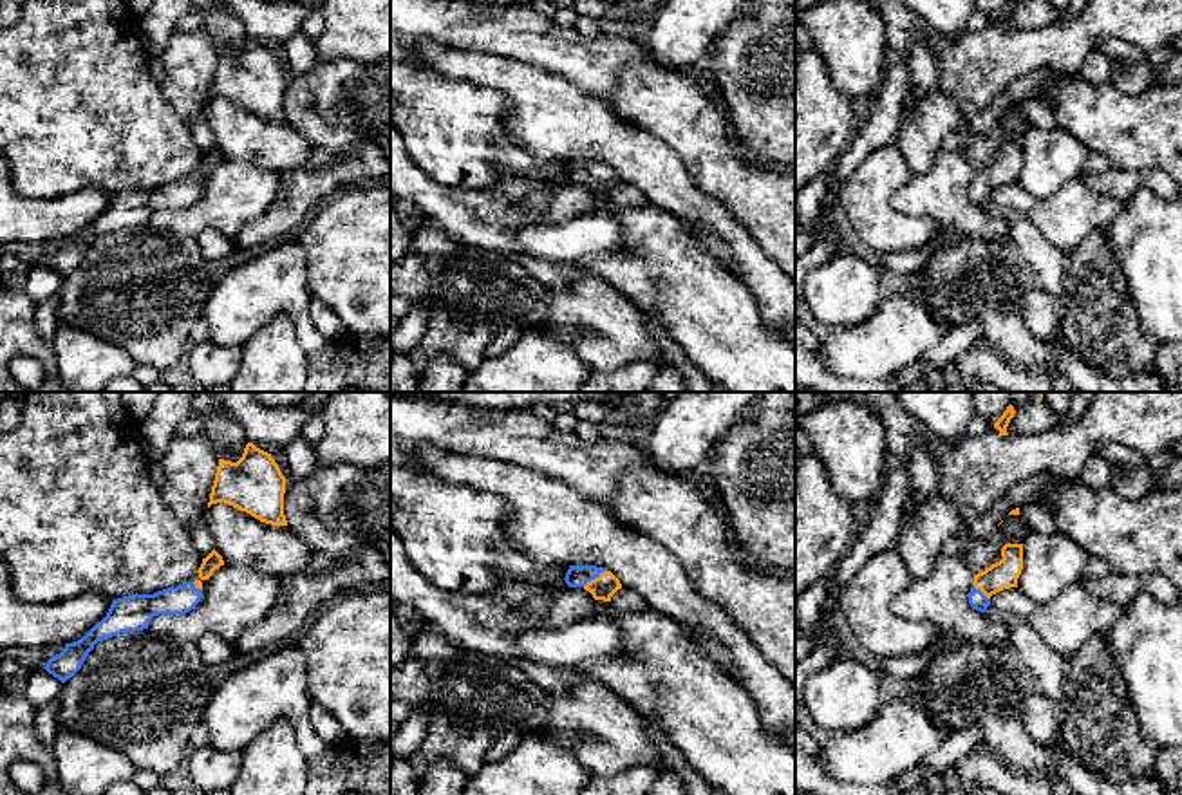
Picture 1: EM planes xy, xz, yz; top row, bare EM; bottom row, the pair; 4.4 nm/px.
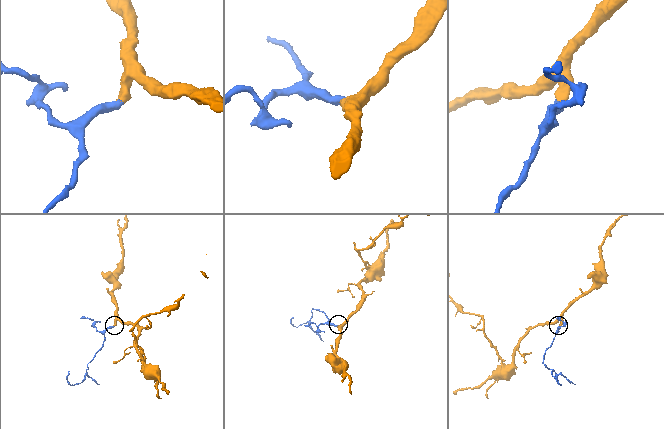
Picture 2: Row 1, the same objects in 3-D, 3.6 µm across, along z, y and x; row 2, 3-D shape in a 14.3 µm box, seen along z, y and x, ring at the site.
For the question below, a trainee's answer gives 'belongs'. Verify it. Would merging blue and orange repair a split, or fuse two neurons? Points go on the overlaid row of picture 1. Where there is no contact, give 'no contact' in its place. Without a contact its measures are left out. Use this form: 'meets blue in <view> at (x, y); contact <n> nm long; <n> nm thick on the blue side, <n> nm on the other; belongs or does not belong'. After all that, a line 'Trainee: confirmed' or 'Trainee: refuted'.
meets blue in xz at (593, 579); contact 130 nm long; 100 nm thick on the blue side, 110 nm on the other; belongs
Trainee: confirmed

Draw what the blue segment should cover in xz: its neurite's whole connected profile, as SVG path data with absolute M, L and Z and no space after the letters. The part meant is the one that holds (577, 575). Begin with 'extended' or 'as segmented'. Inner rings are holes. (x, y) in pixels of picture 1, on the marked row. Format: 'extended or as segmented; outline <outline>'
extended; outline M569 566L564 580L569 587L584 587L595 600L604 602L611 602L611 596L622 589L611 571L596 566Z

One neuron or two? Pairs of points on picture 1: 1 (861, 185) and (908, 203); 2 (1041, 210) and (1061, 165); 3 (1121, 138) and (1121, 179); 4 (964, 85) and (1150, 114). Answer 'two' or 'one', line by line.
1: two
2: one
3: two
4: two

